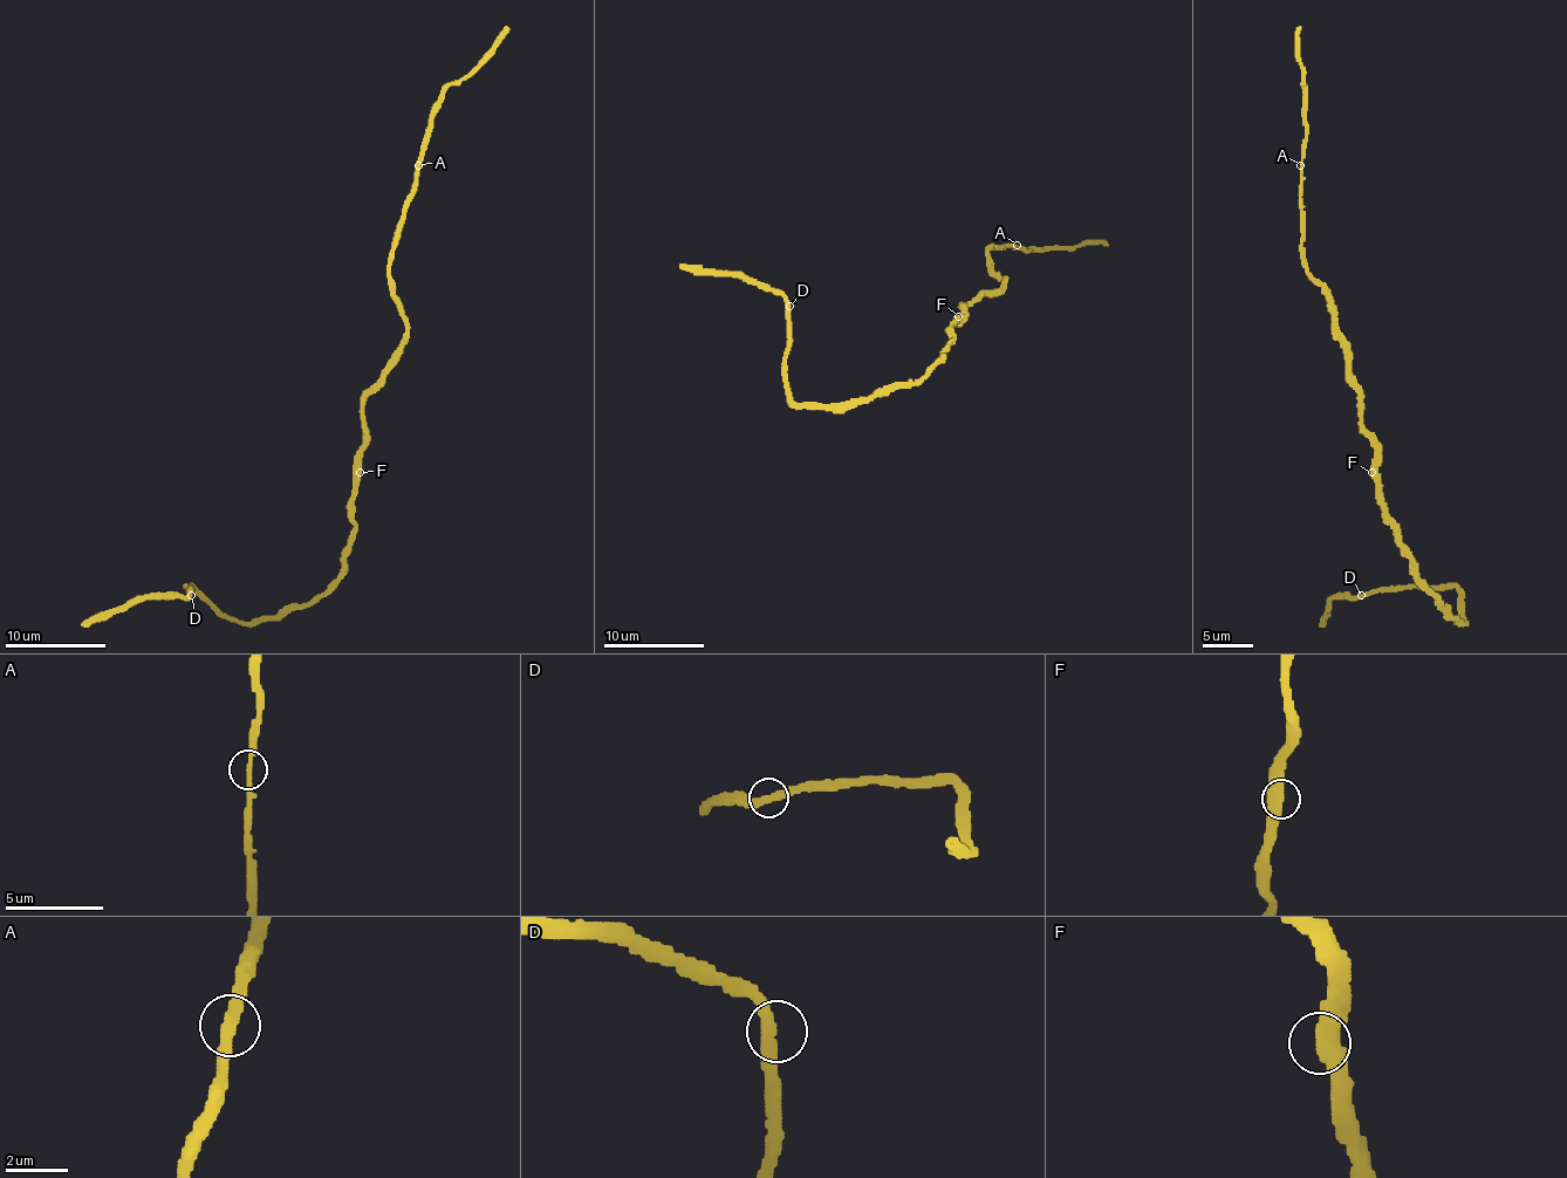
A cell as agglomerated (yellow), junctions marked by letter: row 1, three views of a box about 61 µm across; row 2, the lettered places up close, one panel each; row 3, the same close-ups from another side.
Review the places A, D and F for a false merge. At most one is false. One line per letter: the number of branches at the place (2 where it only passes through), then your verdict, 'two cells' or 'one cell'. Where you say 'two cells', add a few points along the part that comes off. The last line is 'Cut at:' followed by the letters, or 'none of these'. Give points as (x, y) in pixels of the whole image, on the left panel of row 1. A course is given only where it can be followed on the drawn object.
A: 2 | one cell
D: 2 | one cell
F: 2 | one cell
Cut at: none of these

